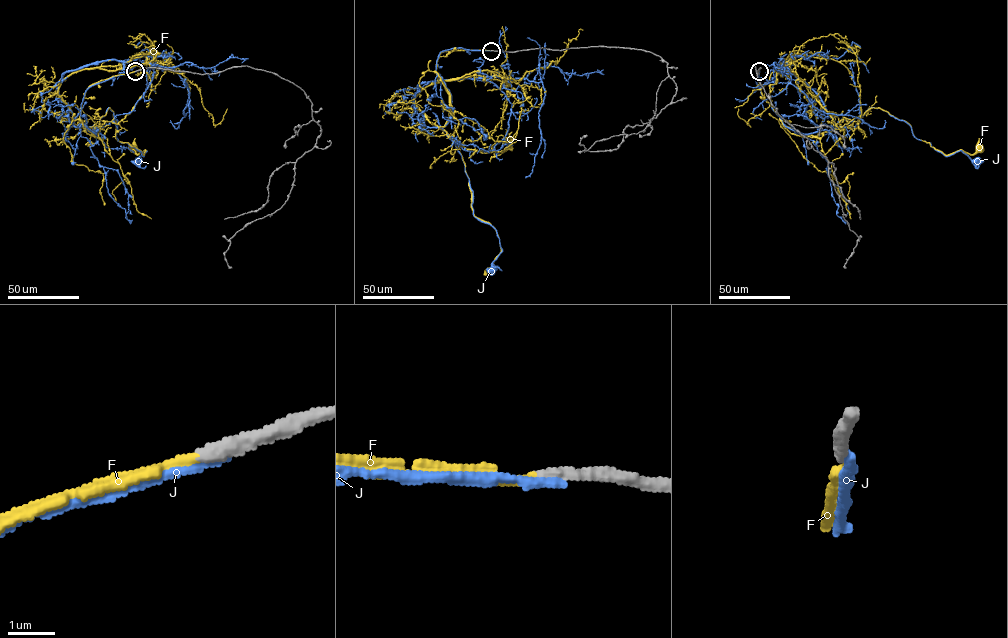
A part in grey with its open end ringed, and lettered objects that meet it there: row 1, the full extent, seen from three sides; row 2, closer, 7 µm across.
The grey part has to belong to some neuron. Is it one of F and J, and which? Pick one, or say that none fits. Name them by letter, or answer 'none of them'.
F

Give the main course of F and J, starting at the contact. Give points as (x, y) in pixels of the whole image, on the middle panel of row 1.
F: (491, 50), (444, 51), (435, 71), (451, 112), (442, 128), (464, 163), (473, 213), (499, 237), (487, 270)
J: (491, 51), (444, 50), (435, 71), (473, 215), (502, 249), (492, 268)

